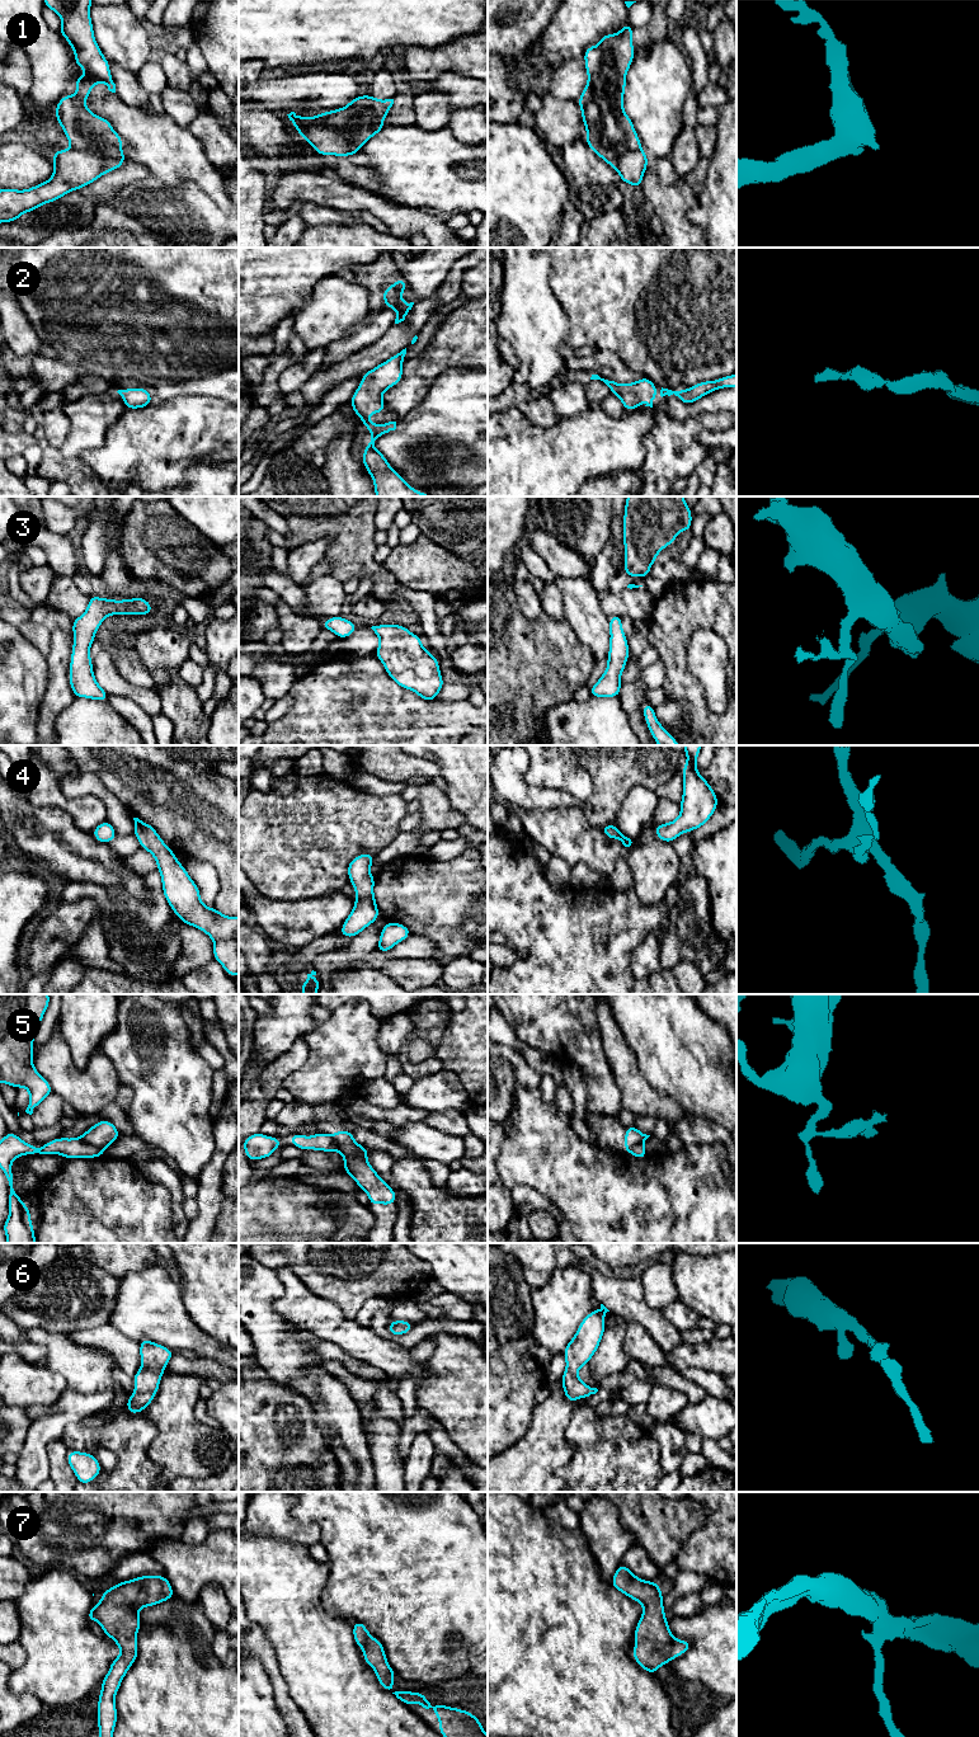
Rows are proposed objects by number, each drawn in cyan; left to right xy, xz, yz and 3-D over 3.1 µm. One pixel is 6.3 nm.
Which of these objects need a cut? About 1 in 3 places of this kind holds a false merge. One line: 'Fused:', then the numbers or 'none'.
Fused: 1, 5

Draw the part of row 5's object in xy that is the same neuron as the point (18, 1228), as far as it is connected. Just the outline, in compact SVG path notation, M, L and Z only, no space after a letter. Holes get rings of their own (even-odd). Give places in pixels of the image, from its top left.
M9 1131L0 1140L0 1168L6 1176L9 1190L9 1218L4 1223L6 1243L37 1243L30 1220L30 1213L14 1188L11 1162L27 1154L61 1154L66 1159L95 1158L104 1155L104 1150L91 1147L81 1138L57 1138L47 1141L41 1149L23 1141L17 1134Z

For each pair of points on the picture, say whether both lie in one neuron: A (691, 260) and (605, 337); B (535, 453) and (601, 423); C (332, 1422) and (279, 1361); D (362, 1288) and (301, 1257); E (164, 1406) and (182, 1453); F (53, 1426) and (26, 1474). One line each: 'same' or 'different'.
A: same
B: same
C: same
D: same
E: same
F: same

